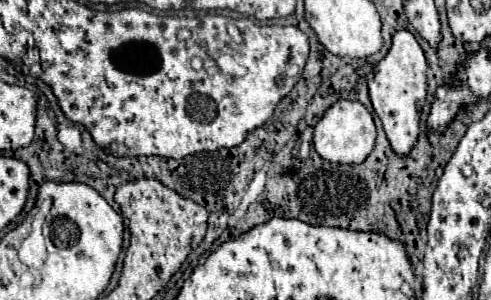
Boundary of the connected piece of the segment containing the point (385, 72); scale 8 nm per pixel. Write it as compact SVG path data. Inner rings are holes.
M398 30L392 36L392 46L388 54L368 74L368 90L374 112L380 116L394 152L400 156L406 156L418 138L420 110L426 100L426 68L428 64L424 52L412 32Z

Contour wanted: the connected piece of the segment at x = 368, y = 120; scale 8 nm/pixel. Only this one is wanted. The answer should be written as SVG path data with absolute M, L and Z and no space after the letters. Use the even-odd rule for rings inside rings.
M338 100L334 102L324 116L314 126L314 148L316 152L336 164L360 164L372 152L376 140L376 126L372 114L358 100Z

